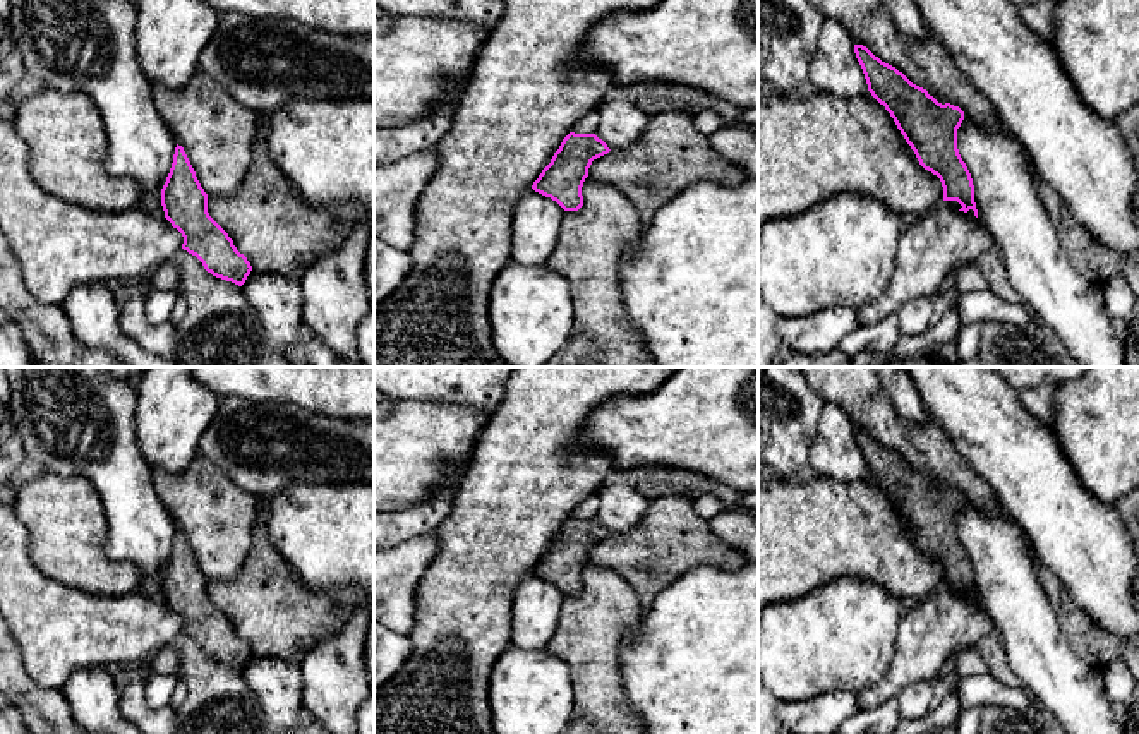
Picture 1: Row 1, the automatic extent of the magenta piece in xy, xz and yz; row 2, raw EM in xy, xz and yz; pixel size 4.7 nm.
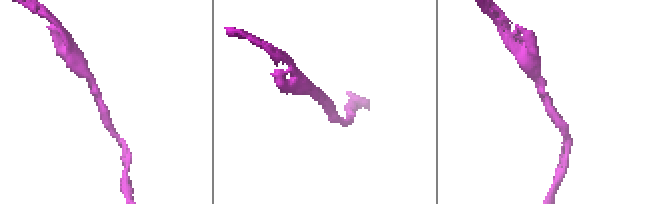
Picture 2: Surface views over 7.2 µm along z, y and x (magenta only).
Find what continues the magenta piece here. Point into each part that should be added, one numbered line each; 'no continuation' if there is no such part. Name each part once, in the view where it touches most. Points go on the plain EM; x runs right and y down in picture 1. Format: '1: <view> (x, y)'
no continuation

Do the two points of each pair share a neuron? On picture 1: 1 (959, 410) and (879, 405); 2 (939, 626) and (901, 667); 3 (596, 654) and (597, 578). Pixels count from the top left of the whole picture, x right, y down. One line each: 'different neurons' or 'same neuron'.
1: different neurons
2: same neuron
3: same neuron

